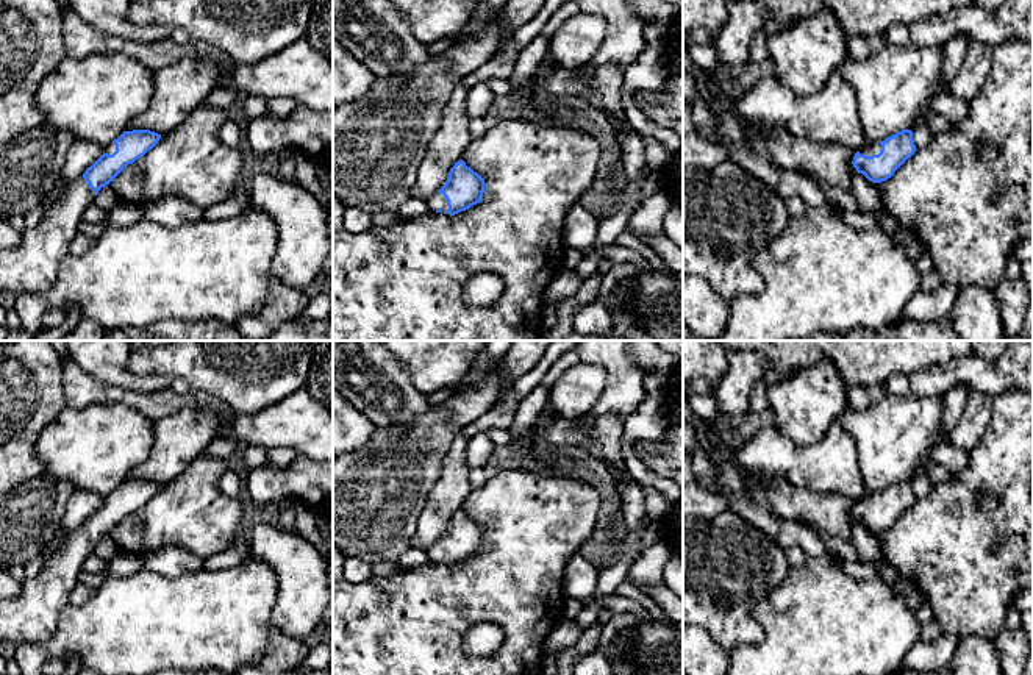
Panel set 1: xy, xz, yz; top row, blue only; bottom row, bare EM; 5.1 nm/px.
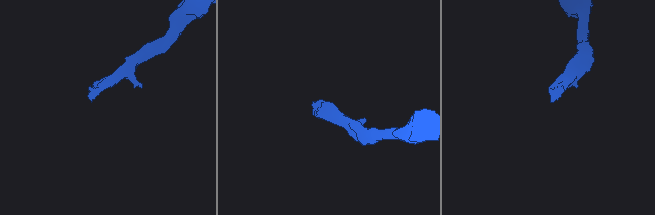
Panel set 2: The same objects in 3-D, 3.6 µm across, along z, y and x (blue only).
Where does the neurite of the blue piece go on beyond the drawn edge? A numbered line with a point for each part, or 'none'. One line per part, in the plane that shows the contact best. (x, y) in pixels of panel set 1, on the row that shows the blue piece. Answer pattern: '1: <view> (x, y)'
1: xz (436, 200)

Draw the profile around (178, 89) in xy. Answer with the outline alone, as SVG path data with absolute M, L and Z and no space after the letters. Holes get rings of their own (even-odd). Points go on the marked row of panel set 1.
M205 50L173 66L153 70L153 97L125 131L150 130L161 136L180 127L219 86L227 84L227 59Z

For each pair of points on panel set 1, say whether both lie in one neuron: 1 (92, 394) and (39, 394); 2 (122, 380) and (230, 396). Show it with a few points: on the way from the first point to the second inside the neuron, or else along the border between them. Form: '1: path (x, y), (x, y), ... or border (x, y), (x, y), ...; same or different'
1: border (61, 364), (61, 388), (67, 405); different
2: border (133, 371), (167, 375), (171, 378); different

